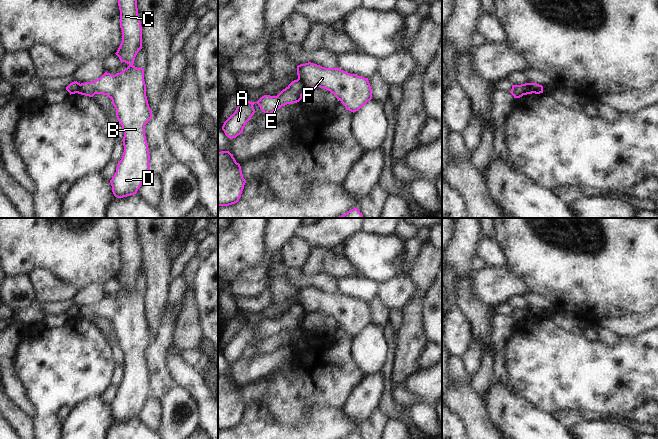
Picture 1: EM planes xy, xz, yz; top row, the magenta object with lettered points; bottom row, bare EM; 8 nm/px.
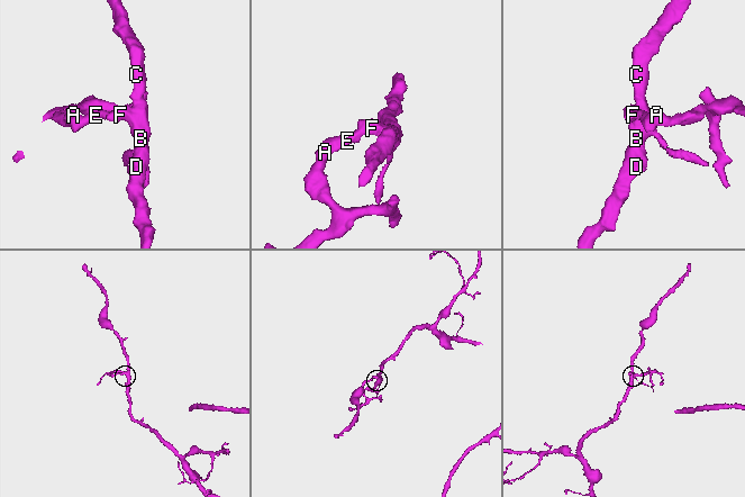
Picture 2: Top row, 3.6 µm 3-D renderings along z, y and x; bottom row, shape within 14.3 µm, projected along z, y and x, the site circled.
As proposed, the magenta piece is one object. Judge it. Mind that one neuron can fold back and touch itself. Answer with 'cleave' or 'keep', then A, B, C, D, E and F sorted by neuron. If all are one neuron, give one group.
cleave; groups A E / B C D F

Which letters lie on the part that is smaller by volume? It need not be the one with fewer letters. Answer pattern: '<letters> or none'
A, E

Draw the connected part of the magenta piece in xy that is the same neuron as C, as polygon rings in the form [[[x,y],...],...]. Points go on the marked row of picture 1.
[[[118,0],[118,6],[122,42],[115,54],[121,63],[129,66],[115,75],[105,72],[95,81],[81,83],[77,93],[89,97],[107,95],[116,109],[116,117],[124,132],[124,152],[110,183],[114,196],[123,198],[136,194],[150,174],[145,125],[152,118],[152,110],[146,96],[144,69],[133,65],[142,49],[137,0]]]

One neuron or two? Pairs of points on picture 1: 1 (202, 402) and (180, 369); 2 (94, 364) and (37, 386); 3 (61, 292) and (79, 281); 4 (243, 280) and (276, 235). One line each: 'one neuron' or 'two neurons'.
1: one neuron
2: one neuron
3: two neurons
4: one neuron

